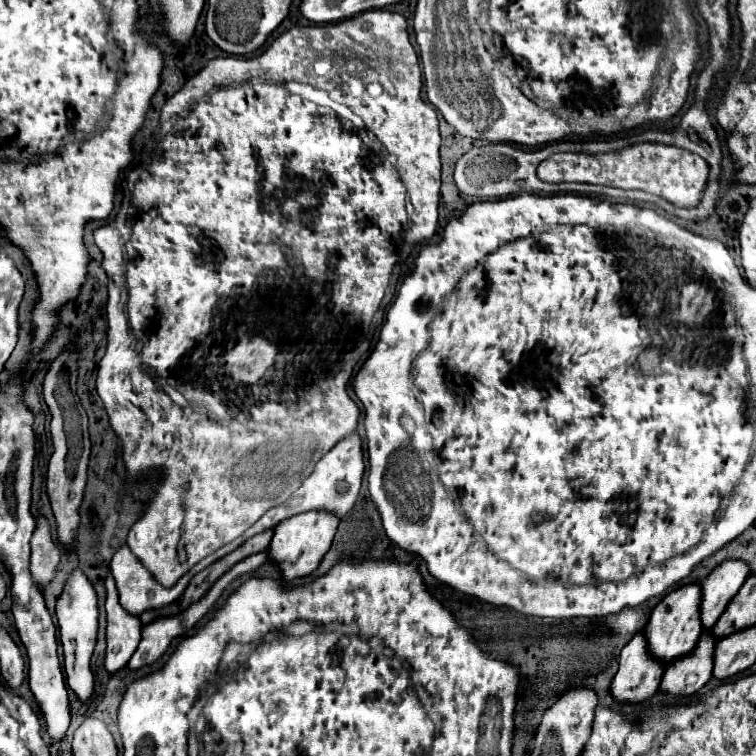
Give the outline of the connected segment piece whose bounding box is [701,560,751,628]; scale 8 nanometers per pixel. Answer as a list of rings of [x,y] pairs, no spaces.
[[[725,560],[721,562],[701,584],[703,602],[701,602],[701,622],[703,628],[713,628],[719,616],[725,612],[729,600],[739,592],[745,578],[749,576],[749,564],[743,560]]]

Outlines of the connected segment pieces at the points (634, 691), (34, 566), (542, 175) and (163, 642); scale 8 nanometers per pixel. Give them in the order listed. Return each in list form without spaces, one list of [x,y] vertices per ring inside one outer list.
[[[637,632],[621,650],[611,694],[621,702],[645,702],[661,684],[665,664],[647,650],[645,632]]]
[[[35,516],[35,532],[31,538],[31,574],[37,586],[47,584],[53,574],[55,566],[59,564],[59,546],[51,538],[49,520],[45,516]]]
[[[637,144],[615,154],[553,154],[537,168],[537,176],[543,182],[583,182],[599,184],[621,190],[643,190],[661,198],[667,198],[675,208],[695,208],[703,200],[709,182],[707,162],[687,150],[665,144]]]
[[[263,550],[263,552],[257,552],[257,554],[251,554],[251,556],[247,556],[247,558],[243,558],[241,562],[237,562],[231,570],[227,570],[209,590],[207,590],[207,594],[201,598],[201,600],[197,600],[197,602],[193,602],[187,610],[183,610],[183,612],[179,612],[179,614],[175,614],[175,616],[163,616],[163,618],[157,618],[155,622],[149,622],[147,626],[143,626],[143,634],[141,634],[141,642],[139,642],[139,646],[137,646],[137,650],[135,650],[135,654],[131,656],[131,660],[129,660],[129,668],[131,670],[137,670],[137,668],[141,668],[141,666],[149,666],[149,664],[153,664],[159,656],[163,656],[165,654],[165,650],[169,648],[169,644],[177,638],[177,636],[183,636],[185,632],[189,632],[207,612],[209,612],[209,608],[217,602],[217,598],[221,596],[221,592],[231,584],[231,580],[235,580],[237,576],[241,576],[241,574],[247,574],[247,572],[253,572],[253,570],[257,570],[265,560],[269,558],[269,550]]]

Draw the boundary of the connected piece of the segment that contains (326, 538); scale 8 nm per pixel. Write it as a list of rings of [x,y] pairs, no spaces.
[[[311,510],[311,512],[297,514],[293,518],[287,518],[275,526],[275,534],[269,544],[271,558],[275,562],[279,562],[279,568],[281,568],[281,574],[285,580],[309,576],[319,566],[321,558],[331,548],[331,542],[333,542],[339,522],[341,520],[329,510]]]

